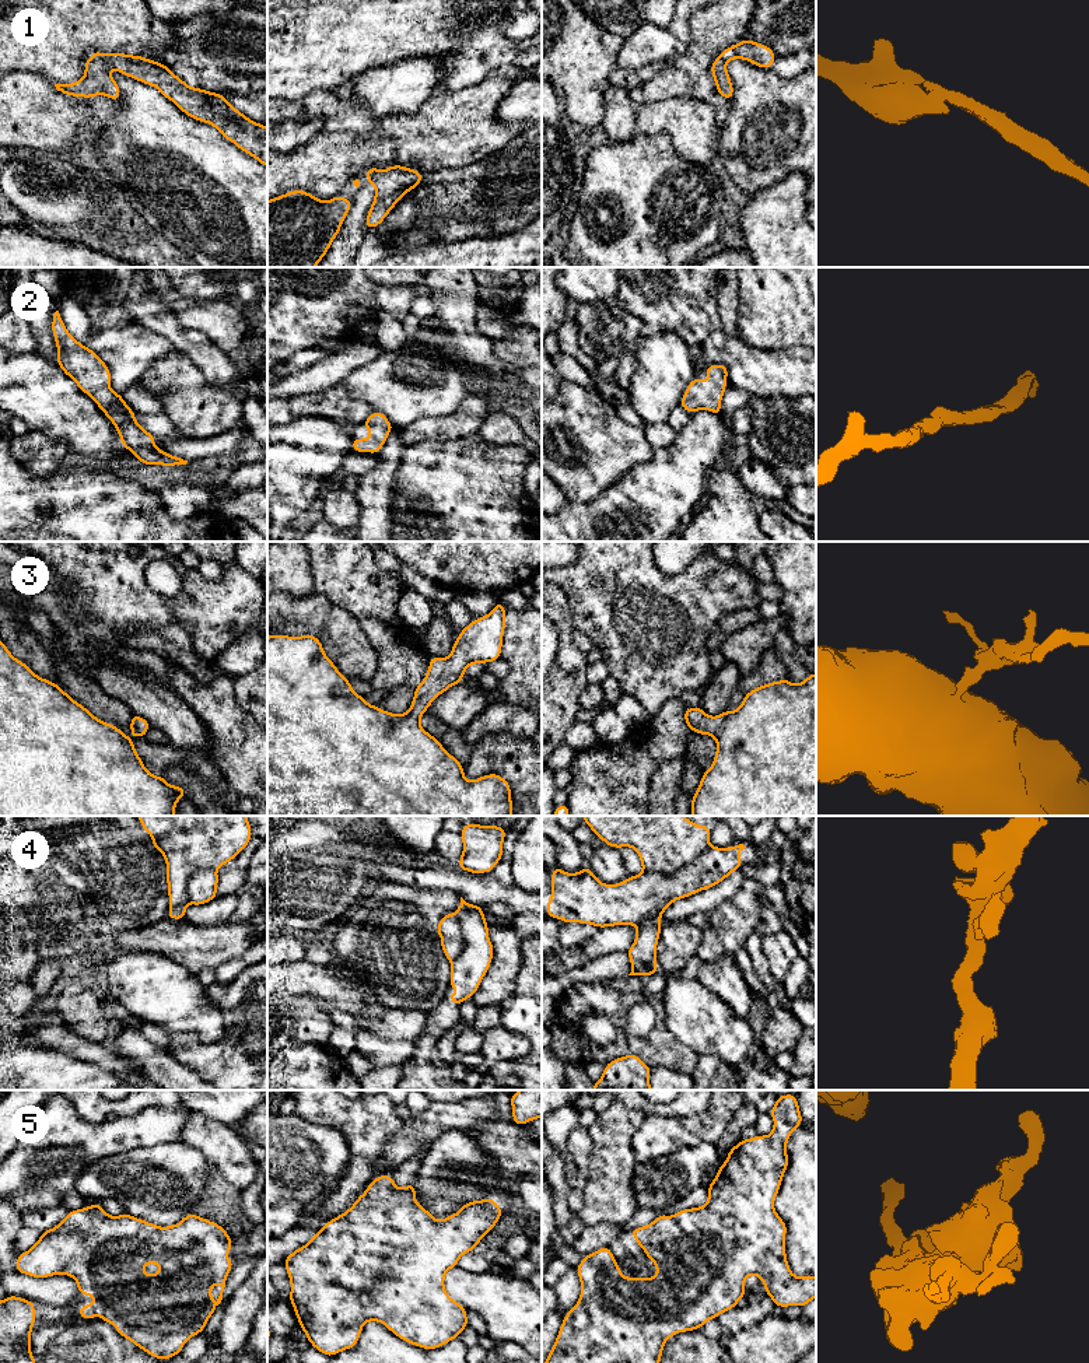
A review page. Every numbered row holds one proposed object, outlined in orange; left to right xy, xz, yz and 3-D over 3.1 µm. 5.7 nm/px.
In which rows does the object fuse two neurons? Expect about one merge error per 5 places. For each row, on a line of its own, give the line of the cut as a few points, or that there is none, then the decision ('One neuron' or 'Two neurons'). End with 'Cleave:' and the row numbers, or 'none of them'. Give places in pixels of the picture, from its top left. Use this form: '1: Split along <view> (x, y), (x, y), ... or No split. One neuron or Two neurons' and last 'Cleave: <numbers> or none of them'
1: No split. One neuron
2: No split. One neuron
3: No split. One neuron
4: Split along yz (710, 845), (673, 873), (643, 872). Two neurons
5: No split. One neuron
Cleave: 4

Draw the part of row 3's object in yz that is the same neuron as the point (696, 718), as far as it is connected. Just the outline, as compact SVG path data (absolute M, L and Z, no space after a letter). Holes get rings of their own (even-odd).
M816 673L809 675L801 684L788 679L771 682L749 691L736 711L724 711L710 716L701 707L686 708L684 721L689 730L711 735L717 742L712 765L701 775L700 785L691 798L691 816L816 816Z

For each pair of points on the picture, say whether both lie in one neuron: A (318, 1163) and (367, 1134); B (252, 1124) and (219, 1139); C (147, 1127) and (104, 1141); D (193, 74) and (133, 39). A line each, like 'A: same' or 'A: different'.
A: different
B: different
C: same
D: different

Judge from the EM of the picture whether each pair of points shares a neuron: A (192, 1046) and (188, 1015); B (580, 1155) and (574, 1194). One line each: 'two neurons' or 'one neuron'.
A: two neurons
B: one neuron

